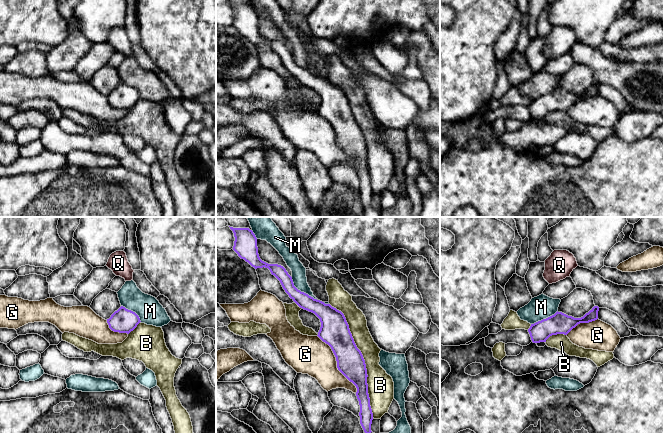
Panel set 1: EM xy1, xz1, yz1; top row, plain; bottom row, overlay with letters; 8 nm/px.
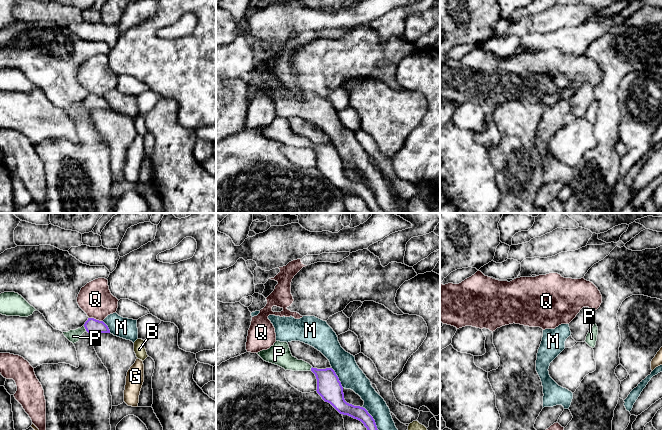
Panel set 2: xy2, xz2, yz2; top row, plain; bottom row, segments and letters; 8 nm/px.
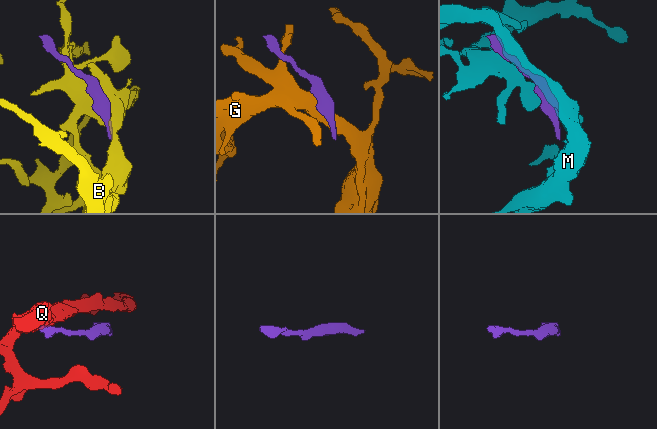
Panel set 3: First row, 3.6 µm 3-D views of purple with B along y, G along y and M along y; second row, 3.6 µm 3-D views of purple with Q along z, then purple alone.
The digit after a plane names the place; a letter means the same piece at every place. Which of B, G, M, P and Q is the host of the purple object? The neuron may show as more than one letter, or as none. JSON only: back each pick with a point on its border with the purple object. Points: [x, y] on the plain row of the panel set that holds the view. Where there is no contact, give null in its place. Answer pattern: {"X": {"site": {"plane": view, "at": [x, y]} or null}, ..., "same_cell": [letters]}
{"P": {"site": {"plane": "xy2", "at": [85, 104]}}, "same_cell": ["P"]}

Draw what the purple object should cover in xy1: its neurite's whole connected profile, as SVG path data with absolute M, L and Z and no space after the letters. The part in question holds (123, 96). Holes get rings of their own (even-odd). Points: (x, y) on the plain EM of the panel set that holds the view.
M123 82L107 95L109 104L112 107L127 110L133 107L140 98L140 94L135 88L128 86Z

